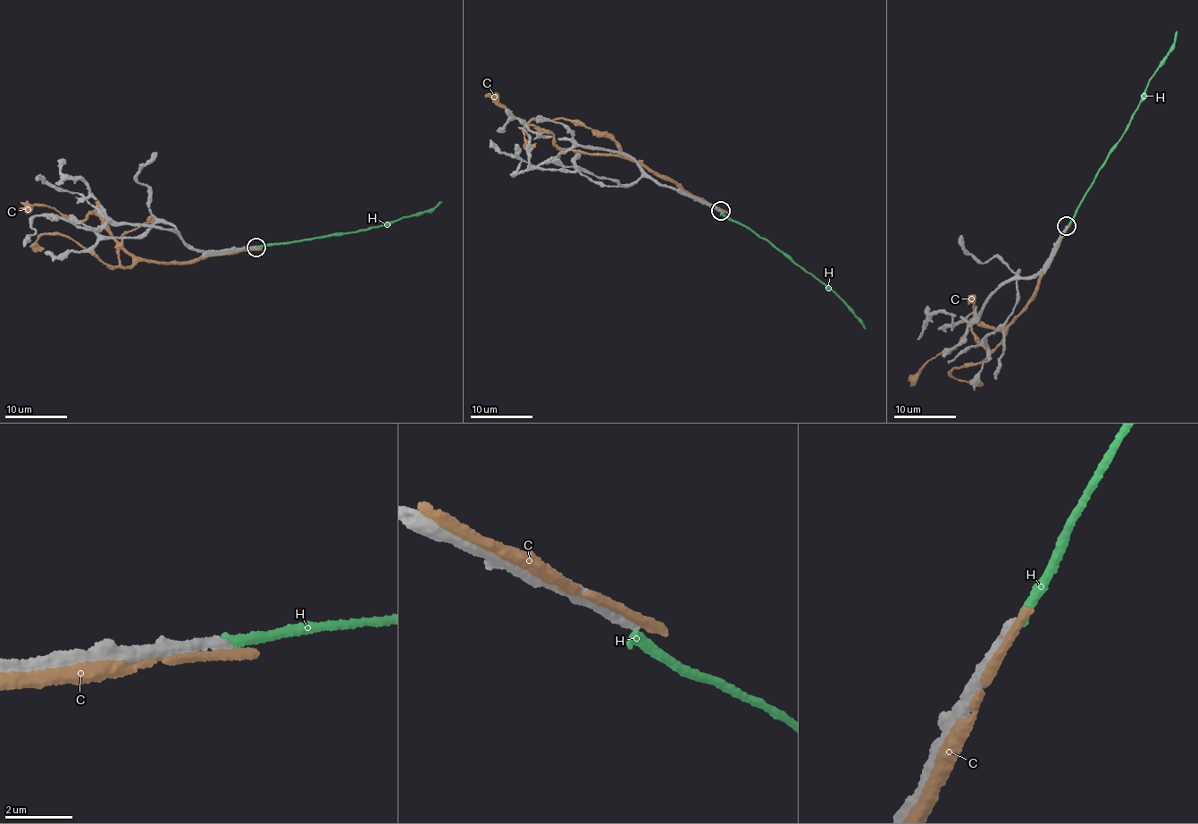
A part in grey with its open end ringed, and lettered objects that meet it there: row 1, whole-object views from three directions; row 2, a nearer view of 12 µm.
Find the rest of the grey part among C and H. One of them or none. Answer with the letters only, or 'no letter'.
no letter

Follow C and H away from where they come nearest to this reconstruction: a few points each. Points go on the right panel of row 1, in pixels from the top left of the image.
C: (1062, 236), (1034, 291), (1017, 316), (1001, 332), (971, 323), (959, 342), (925, 365), (909, 386)
H: (1068, 227), (1100, 168), (1126, 130), (1148, 81), (1164, 59), (1177, 31)

